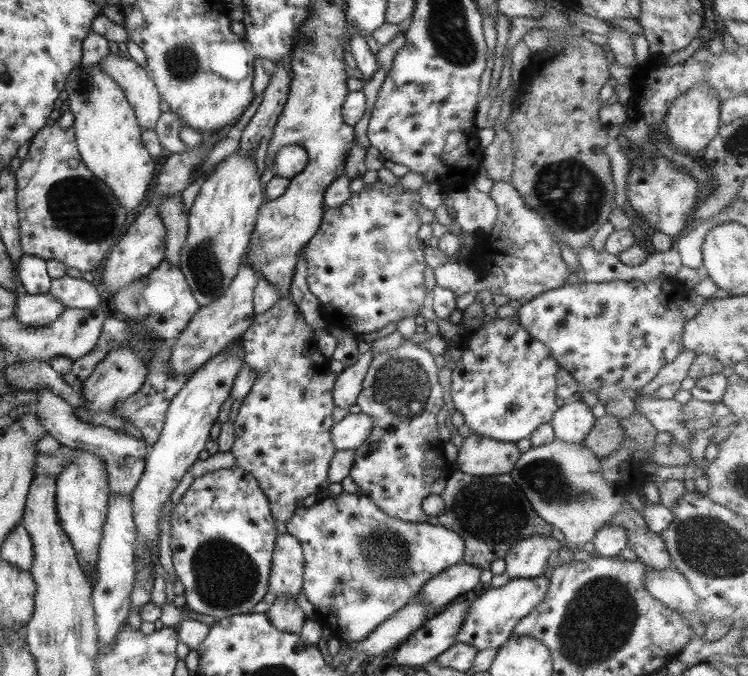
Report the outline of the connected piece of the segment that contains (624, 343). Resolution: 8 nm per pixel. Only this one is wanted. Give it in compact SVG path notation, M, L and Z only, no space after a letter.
M655 277L654 279L646 280L647 282L612 280L613 282L603 283L581 283L581 284L563 284L560 288L547 290L535 296L532 300L528 300L525 304L518 306L515 310L515 317L521 328L528 332L535 340L538 340L552 354L559 369L567 371L572 379L576 382L578 390L586 388L593 394L604 385L614 384L618 386L625 395L631 399L635 398L637 389L643 388L653 377L659 372L662 366L670 363L682 351L682 332L684 331L685 319L683 312L679 311L679 305L683 304L683 300L687 297L687 290L675 278L670 277Z

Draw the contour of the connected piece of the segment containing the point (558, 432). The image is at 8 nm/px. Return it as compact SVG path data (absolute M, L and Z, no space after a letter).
M579 400L564 403L553 413L548 423L552 426L554 439L563 443L582 444L595 419L591 415L591 408Z

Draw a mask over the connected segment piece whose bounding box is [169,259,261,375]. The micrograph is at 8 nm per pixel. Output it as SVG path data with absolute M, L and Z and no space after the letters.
M242 259L238 272L223 296L207 306L200 306L185 330L173 340L169 364L176 374L195 370L205 364L212 356L217 356L228 344L234 342L249 328L254 317L252 293L257 285L260 272L257 272L245 259Z

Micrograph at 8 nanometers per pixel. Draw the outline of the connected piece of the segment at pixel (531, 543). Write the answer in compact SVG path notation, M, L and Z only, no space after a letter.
M528 536L507 549L502 558L505 562L505 574L510 579L542 575L562 546L554 537Z

